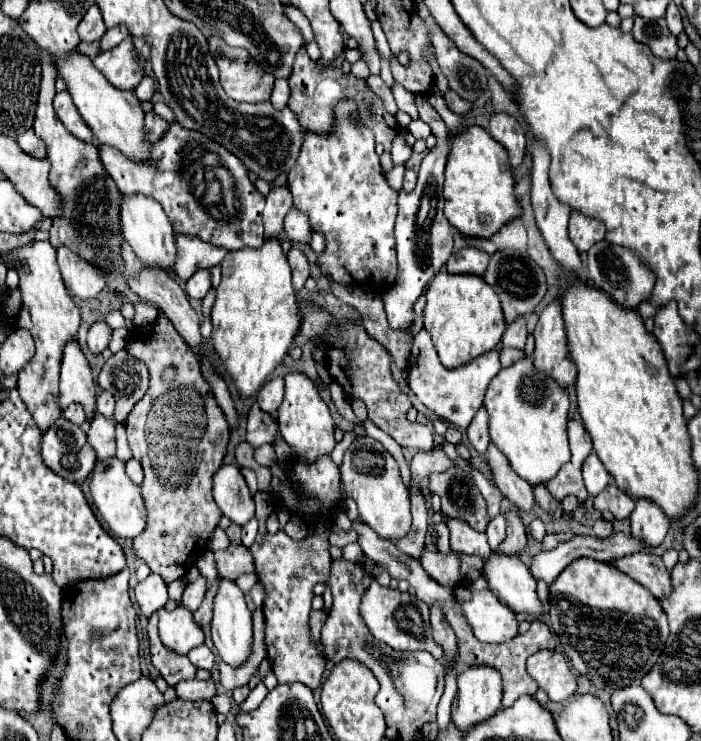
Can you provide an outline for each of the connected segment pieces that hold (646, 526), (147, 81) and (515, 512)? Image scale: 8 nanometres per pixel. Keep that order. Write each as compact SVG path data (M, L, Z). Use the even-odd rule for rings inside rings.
M639 499L631 515L631 535L645 543L645 549L653 549L663 543L671 521L651 501Z
M143 77L143 81L135 87L135 95L141 99L141 101L149 101L155 93L155 79L153 77Z
M507 509L505 521L507 521L507 539L499 545L499 551L507 555L519 555L521 551L527 549L527 531L519 509Z

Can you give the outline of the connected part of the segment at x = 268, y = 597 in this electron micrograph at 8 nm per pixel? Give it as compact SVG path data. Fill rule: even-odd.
M311 527L309 535L301 541L287 537L283 531L277 535L257 533L251 545L251 555L255 559L255 573L265 585L265 645L271 669L279 683L303 683L309 689L321 685L321 675L325 669L325 659L315 651L309 639L309 613L311 613L311 587L327 579L331 555L329 555L329 533L331 527ZM325 563L325 565L319 565Z

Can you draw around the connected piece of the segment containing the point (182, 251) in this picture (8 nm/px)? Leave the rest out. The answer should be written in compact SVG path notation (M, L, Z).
M175 233L175 245L177 245L177 259L173 273L187 281L197 269L209 269L223 261L223 257L229 253L227 249L217 249L209 243L203 243L201 239L195 239L191 235L179 235Z

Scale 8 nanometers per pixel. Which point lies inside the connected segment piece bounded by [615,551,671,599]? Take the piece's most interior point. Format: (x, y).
(649, 570)

